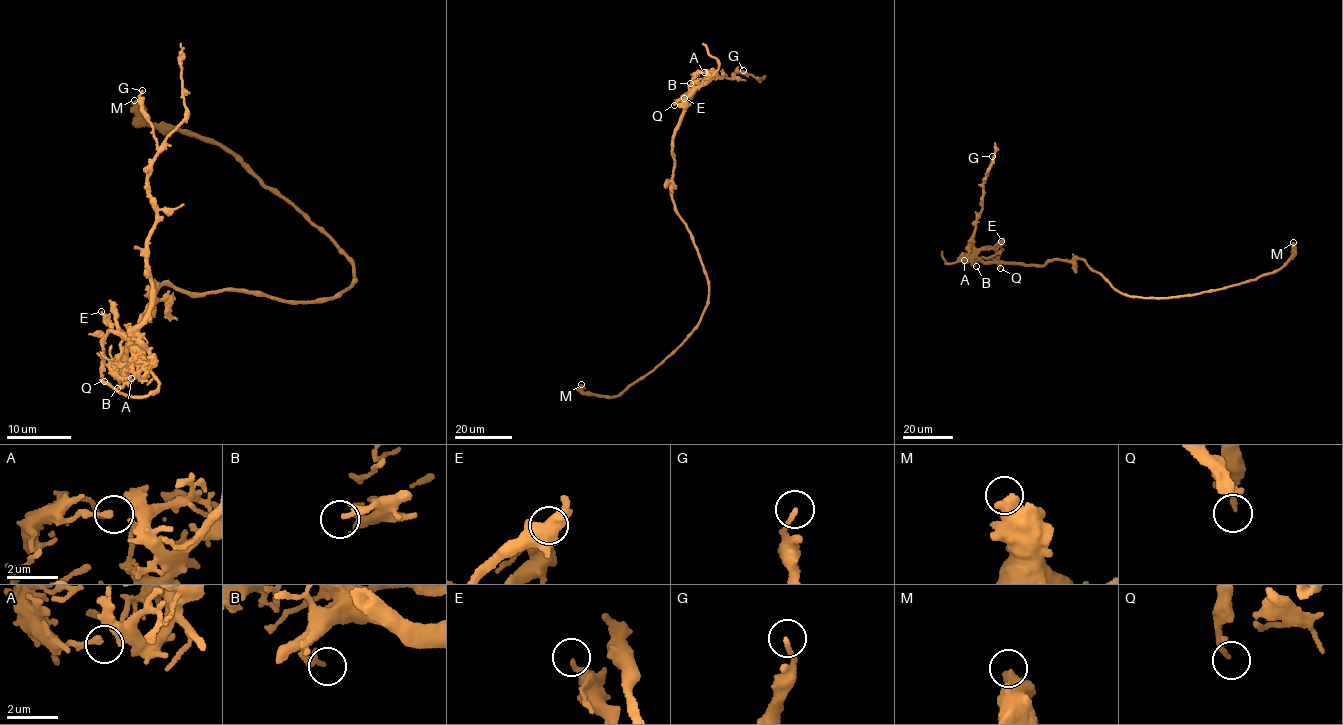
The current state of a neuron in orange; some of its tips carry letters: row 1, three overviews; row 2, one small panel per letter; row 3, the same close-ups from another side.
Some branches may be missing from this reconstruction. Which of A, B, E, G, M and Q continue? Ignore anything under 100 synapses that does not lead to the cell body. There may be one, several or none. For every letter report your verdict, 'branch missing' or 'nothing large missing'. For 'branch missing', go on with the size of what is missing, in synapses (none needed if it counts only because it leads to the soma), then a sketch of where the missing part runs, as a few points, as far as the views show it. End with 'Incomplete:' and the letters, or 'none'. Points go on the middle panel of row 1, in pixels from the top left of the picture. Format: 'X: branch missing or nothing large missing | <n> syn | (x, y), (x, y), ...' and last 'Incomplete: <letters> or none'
A: nothing large missing
B: nothing large missing
E: nothing large missing
G: nothing large missing
M: nothing large missing
Q: nothing large missing
Incomplete: none

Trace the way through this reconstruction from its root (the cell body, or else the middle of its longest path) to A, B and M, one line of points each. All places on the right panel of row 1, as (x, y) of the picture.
A: (1094, 271), (1082, 259), (1074, 258), (1049, 259), (1042, 265), (964, 260)
B: (1094, 271), (1082, 259), (1074, 258), (1049, 259), (1042, 265), (978, 261), (976, 266)
M: (1094, 271), (1103, 275), (1115, 289), (1130, 296), (1164, 298), (1194, 295), (1275, 272), (1294, 255), (1293, 242)

